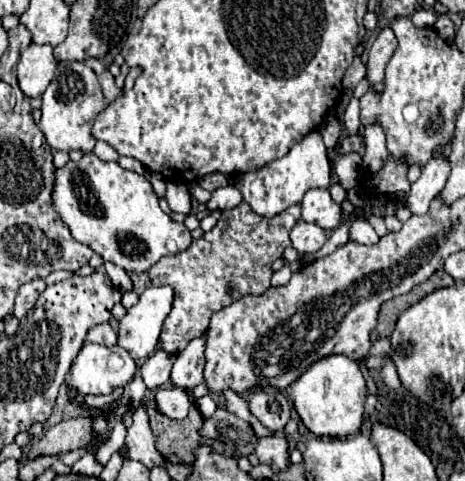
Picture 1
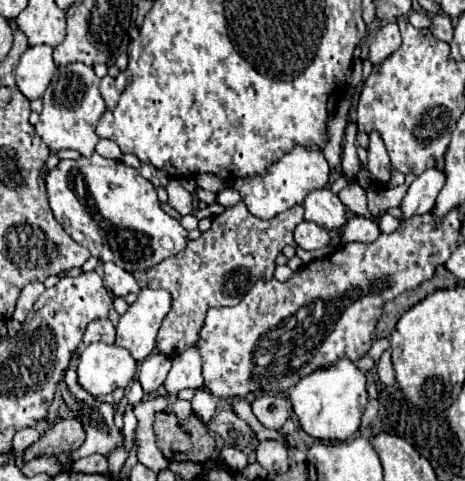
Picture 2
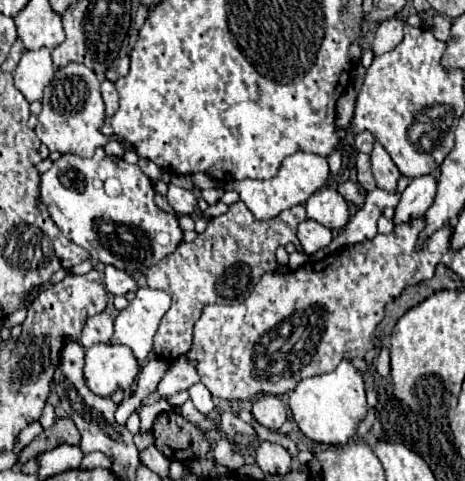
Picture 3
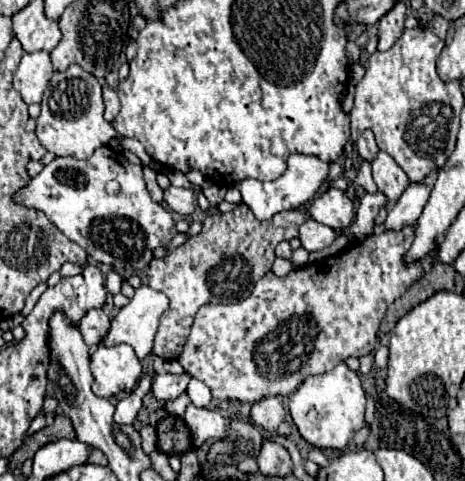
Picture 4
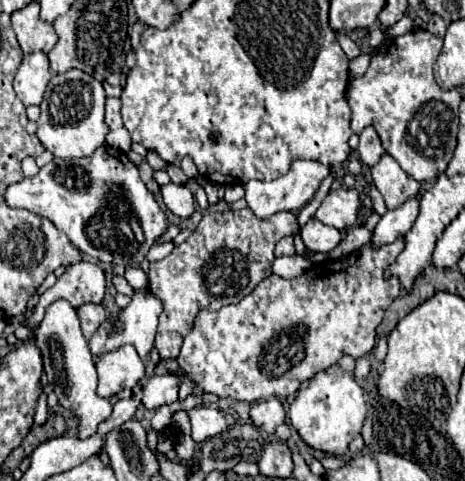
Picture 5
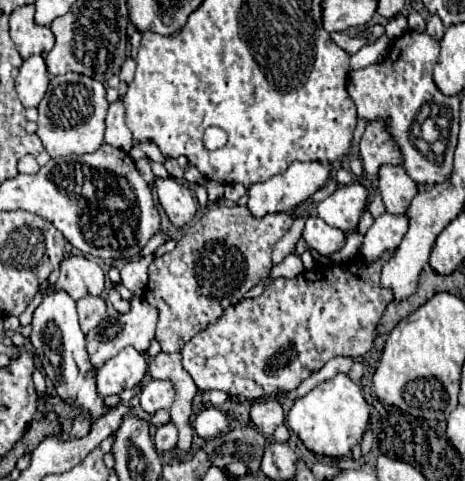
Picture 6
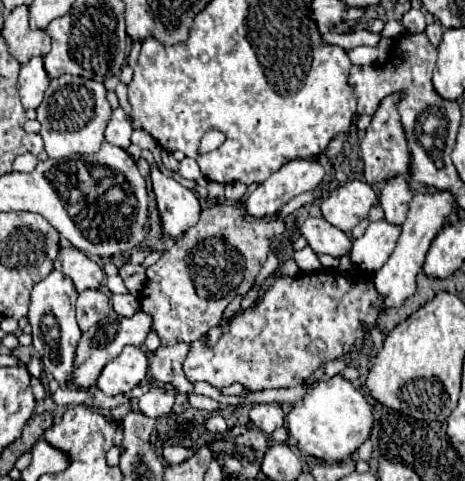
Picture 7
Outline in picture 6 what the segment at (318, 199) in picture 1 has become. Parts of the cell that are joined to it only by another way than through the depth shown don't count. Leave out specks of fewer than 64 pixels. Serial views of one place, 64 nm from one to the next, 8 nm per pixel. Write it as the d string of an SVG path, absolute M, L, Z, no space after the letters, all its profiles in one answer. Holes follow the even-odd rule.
M358 182L342 186L318 204L318 216L326 224L340 228L344 232L354 230L368 206L368 196L368 188Z

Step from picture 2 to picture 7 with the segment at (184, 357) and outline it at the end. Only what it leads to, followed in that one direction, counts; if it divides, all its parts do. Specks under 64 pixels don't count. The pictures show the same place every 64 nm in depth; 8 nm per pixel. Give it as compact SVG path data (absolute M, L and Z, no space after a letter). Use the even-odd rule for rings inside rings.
M150 388L138 400L140 412L150 418L160 418L160 416L170 414L172 406L174 406L174 394L168 390L162 390L162 388Z

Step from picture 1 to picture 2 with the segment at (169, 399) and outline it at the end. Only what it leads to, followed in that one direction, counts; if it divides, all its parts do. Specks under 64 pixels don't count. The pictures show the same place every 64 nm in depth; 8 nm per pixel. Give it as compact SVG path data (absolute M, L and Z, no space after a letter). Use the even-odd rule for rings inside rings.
M170 398L170 410L168 410L168 412L176 414L176 416L180 416L180 418L188 418L188 416L194 414L190 402L186 402L186 400L176 400L176 398Z

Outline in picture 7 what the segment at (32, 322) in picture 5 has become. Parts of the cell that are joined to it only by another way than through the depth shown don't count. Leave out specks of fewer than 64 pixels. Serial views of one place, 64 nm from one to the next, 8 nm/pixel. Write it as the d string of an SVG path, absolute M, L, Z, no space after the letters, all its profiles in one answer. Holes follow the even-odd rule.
M60 246L56 268L72 278L76 292L82 292L88 288L96 290L100 288L102 278L104 278L102 268L74 246Z

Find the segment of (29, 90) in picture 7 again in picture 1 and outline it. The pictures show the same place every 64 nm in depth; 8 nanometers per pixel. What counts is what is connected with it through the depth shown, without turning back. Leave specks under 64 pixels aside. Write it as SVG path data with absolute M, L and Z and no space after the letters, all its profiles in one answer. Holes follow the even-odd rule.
M30 44L20 54L16 74L18 74L20 90L28 98L42 96L50 80L54 78L54 72L56 72L56 60L50 44L42 44L42 46Z

